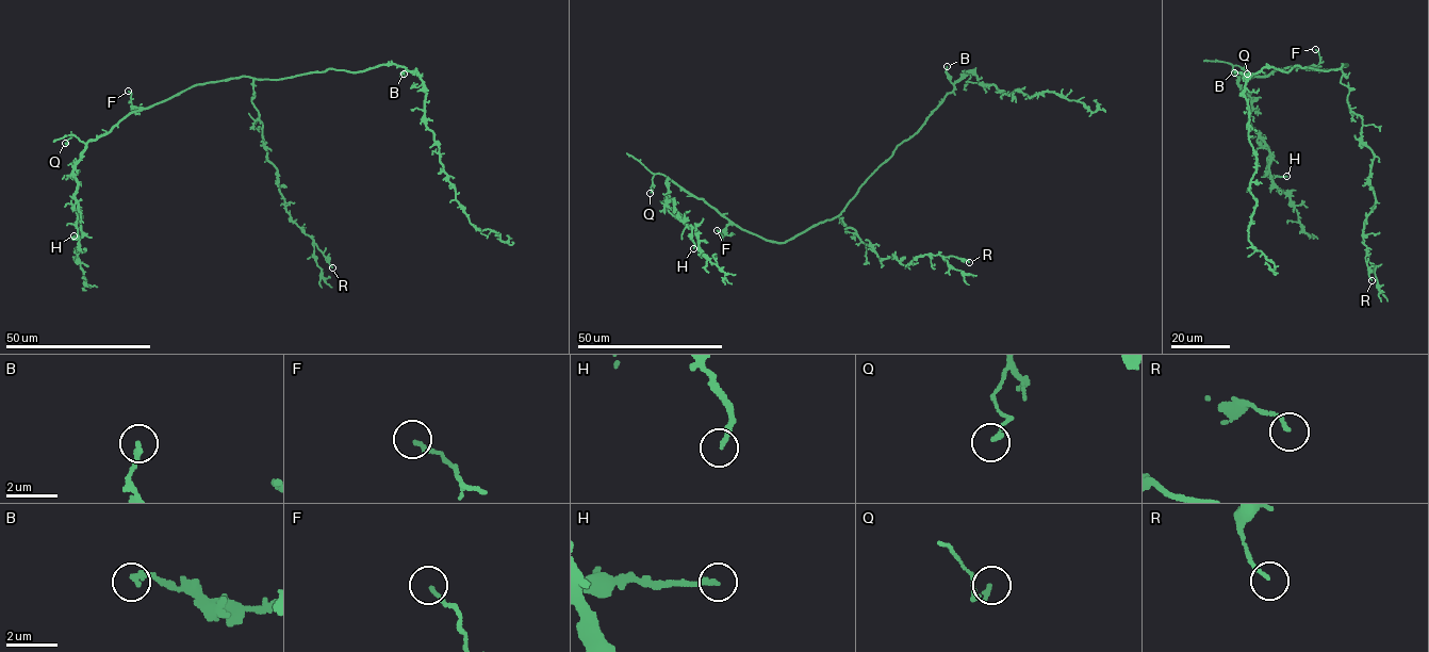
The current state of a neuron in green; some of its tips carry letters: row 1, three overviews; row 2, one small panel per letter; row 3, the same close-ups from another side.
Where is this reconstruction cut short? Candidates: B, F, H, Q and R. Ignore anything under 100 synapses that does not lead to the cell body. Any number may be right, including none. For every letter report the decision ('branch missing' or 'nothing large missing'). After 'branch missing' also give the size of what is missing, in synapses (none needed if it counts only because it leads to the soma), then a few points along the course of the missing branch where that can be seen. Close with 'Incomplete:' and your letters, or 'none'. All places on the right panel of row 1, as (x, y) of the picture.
B: nothing large missing
F: nothing large missing
H: nothing large missing
Q: nothing large missing
R: nothing large missing
Incomplete: none

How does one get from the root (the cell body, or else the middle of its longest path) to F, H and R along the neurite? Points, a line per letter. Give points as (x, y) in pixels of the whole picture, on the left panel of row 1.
F: (256, 79), (239, 77), (199, 83), (141, 109), (132, 106), (128, 91)
H: (256, 79), (239, 77), (195, 85), (129, 112), (109, 132), (89, 140), (74, 169), (78, 239), (74, 235)
R: (256, 79), (251, 102), (262, 123), (266, 159), (277, 172), (285, 211), (332, 267)

